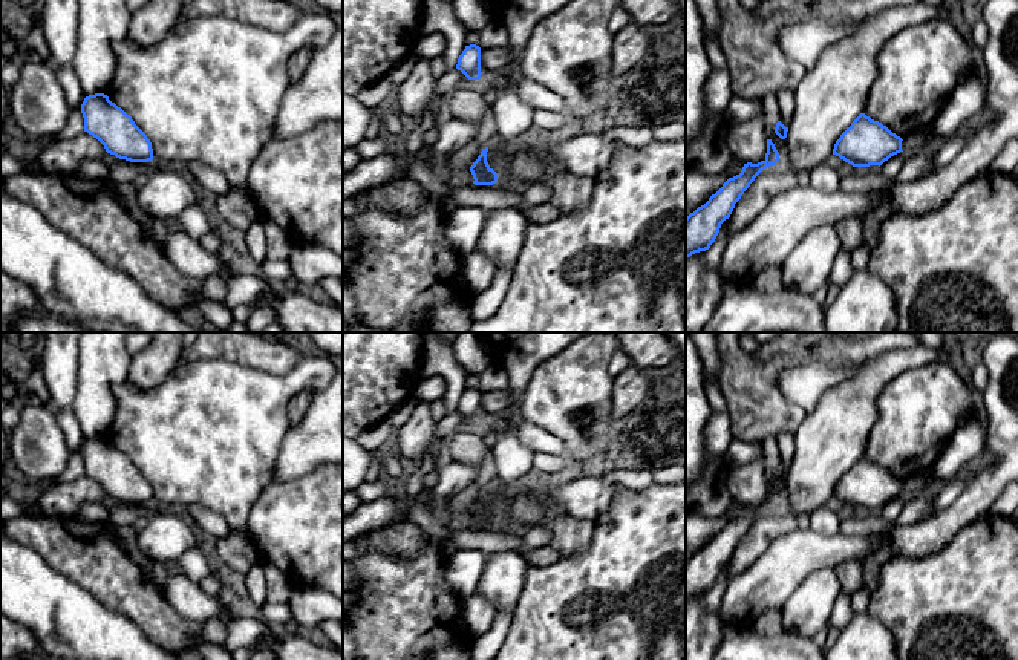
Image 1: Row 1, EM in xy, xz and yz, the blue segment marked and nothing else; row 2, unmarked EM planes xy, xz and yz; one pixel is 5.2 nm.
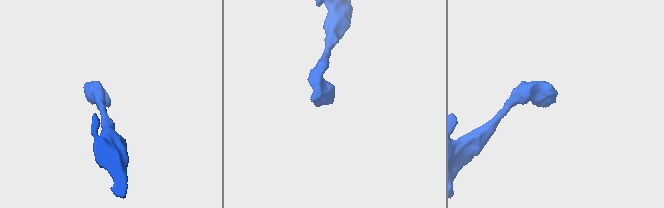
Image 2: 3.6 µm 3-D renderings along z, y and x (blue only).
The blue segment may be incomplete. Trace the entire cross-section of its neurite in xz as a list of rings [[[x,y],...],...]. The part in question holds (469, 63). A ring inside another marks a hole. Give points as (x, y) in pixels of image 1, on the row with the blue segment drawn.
[[[476,44],[465,46],[458,58],[456,69],[461,70],[468,80],[479,80],[481,72],[481,47]]]

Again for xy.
[[[107,95],[86,96],[81,113],[84,132],[96,138],[107,153],[130,162],[148,162],[153,159],[153,149],[147,135]]]

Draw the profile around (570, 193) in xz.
[[[542,150],[517,153],[510,165],[498,175],[498,182],[505,188],[525,190],[531,185],[547,185],[551,190],[548,204],[554,205],[560,216],[580,211],[589,204],[594,193],[594,176],[576,176],[566,170],[550,172],[554,164]]]

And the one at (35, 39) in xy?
[[[35,25],[31,34],[28,35],[28,43],[31,44],[34,54],[40,60],[47,60],[51,55],[49,46],[46,43],[46,38],[43,35],[43,29],[40,25]]]

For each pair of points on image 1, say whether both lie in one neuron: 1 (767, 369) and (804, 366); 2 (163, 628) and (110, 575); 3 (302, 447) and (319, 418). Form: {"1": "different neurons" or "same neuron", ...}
{"1": "different neurons", "2": "same neuron", "3": "same neuron"}

